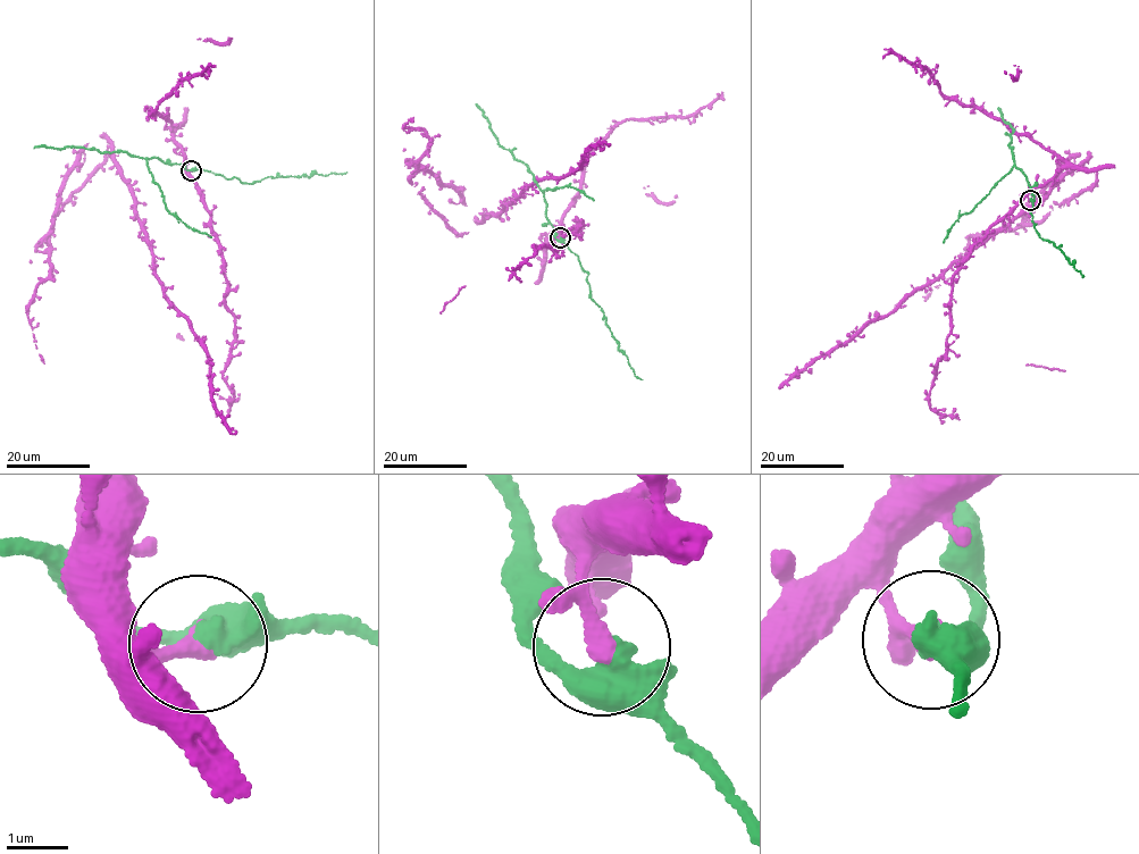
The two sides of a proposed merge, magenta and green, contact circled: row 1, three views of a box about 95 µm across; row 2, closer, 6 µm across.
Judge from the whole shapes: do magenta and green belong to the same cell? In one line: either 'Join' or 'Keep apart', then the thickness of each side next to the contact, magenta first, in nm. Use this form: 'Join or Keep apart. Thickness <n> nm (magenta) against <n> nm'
Keep apart. Thickness 240 nm (magenta) against 340 nm

